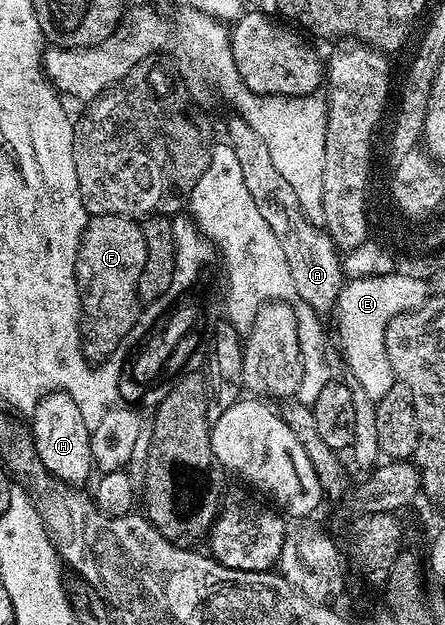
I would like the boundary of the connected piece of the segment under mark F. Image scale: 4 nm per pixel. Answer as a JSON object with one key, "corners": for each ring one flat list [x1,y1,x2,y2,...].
{"corners":[[120,214,90,216,78,247,76,282,80,302,86,300,86,308,94,312,94,328,86,328,82,336,90,336,94,344,102,344,106,336,125,332,129,337,138,321,140,301,138,283,140,270,144,270,146,257,146,233,137,219]]}

